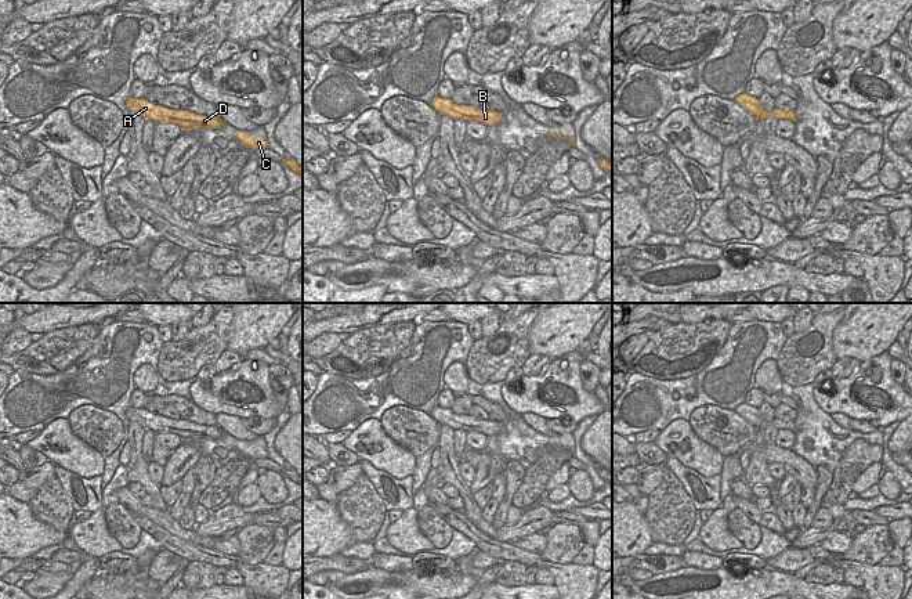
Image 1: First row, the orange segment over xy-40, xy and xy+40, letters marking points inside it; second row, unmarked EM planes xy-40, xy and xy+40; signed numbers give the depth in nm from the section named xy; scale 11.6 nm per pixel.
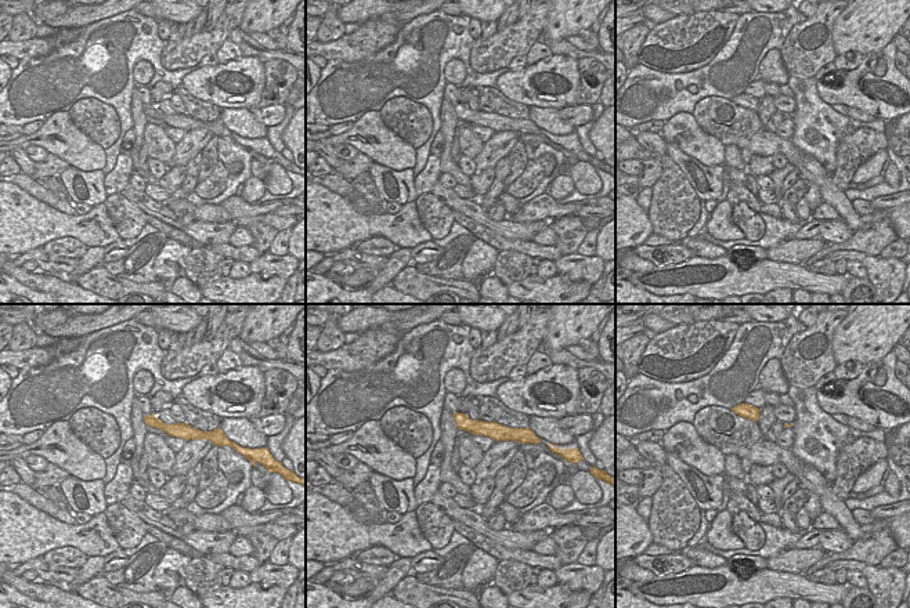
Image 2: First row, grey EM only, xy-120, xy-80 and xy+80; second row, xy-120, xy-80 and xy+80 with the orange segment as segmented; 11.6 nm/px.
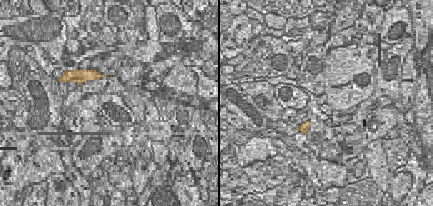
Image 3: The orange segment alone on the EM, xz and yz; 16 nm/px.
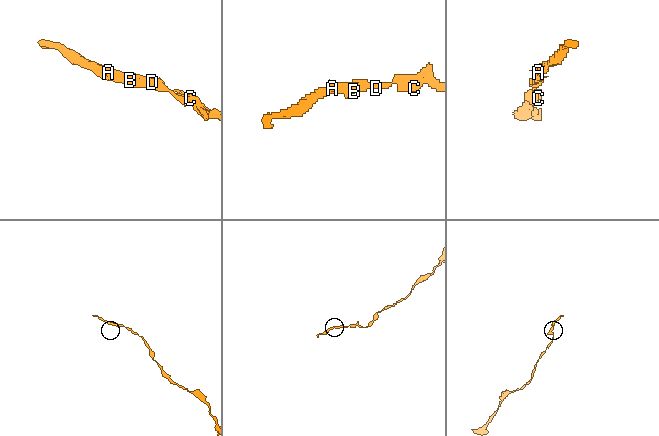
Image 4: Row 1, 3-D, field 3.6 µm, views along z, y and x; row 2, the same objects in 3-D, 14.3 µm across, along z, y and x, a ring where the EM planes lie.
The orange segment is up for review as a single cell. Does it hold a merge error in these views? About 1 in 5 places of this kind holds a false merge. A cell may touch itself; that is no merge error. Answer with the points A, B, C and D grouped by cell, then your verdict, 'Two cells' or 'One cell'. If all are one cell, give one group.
Groups: A B C D. One cell.

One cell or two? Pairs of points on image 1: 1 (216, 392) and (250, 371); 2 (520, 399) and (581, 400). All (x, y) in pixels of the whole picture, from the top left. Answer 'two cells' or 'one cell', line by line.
1: one cell
2: one cell

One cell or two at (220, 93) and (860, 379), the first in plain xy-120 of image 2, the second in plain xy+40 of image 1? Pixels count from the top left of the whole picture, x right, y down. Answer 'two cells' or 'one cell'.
one cell

